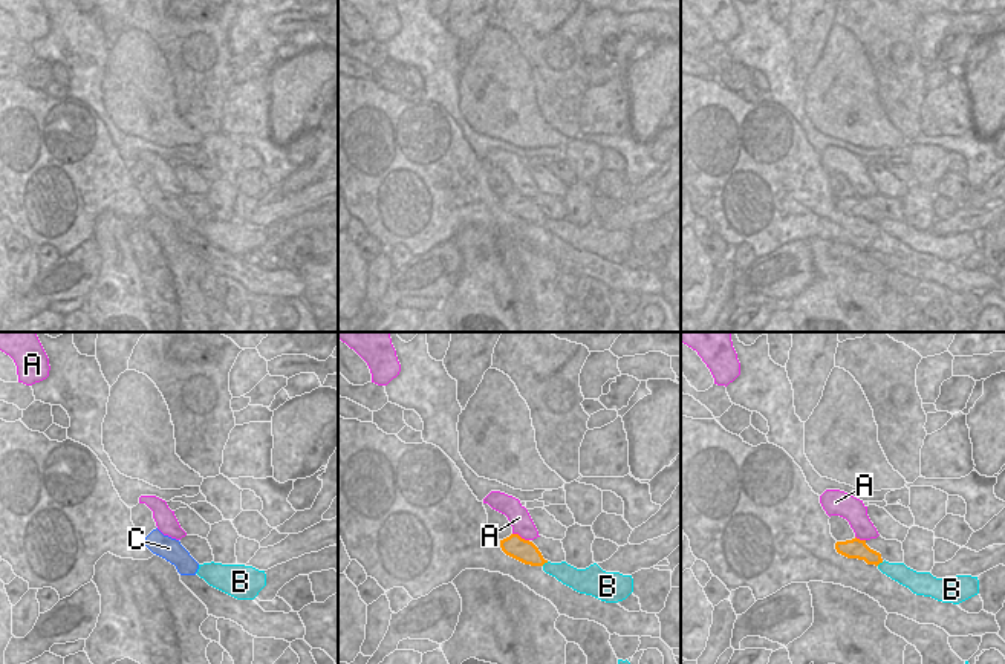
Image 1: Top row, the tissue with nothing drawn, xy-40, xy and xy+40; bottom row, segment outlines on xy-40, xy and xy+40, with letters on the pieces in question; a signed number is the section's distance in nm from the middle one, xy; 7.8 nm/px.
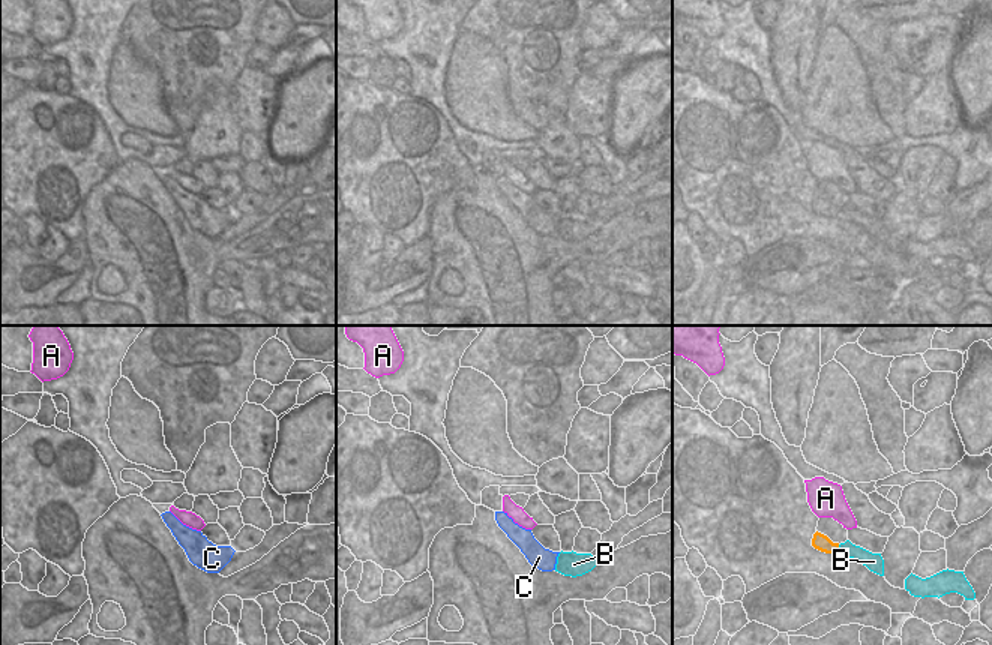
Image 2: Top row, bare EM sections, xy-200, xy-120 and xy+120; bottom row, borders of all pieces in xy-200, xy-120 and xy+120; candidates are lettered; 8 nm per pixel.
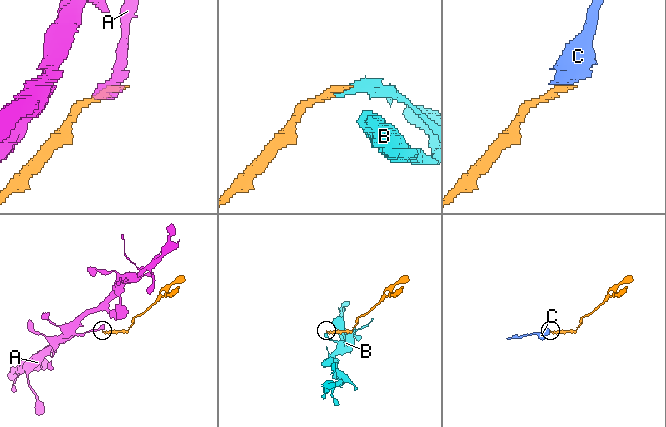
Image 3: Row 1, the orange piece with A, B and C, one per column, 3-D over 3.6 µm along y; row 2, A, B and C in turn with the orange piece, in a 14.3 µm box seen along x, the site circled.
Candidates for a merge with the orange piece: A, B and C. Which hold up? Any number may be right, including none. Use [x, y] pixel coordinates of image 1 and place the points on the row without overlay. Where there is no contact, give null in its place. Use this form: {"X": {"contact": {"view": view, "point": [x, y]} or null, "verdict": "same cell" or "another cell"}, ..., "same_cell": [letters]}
{"A": {"contact": {"view": "xy", "point": [519, 193]}, "verdict": "another cell"}, "B": {"contact": {"view": "xy", "point": [545, 219]}, "verdict": "another cell"}, "C": {"contact": null, "verdict": "same cell"}, "same_cell": ["C"]}

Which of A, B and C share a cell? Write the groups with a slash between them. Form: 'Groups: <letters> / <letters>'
Groups: A / B / C

